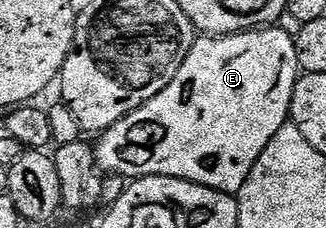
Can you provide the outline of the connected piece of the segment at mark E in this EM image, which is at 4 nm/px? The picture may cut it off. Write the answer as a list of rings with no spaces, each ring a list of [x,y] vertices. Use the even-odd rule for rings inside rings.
[[[282,26],[251,28],[248,32],[233,32],[230,36],[200,35],[193,47],[191,47],[191,52],[185,58],[181,70],[177,70],[177,78],[173,78],[173,82],[169,82],[167,89],[161,94],[154,96],[149,102],[145,102],[145,106],[133,110],[133,114],[121,118],[121,122],[117,122],[112,128],[108,128],[106,132],[98,137],[98,167],[104,173],[112,172],[115,176],[131,176],[127,178],[168,176],[169,178],[188,180],[218,192],[242,193],[243,187],[247,184],[249,174],[254,170],[255,164],[261,158],[261,154],[267,149],[272,138],[288,123],[291,114],[291,99],[295,93],[295,84],[299,80],[300,75],[301,69],[297,58],[295,36],[285,31]]]

